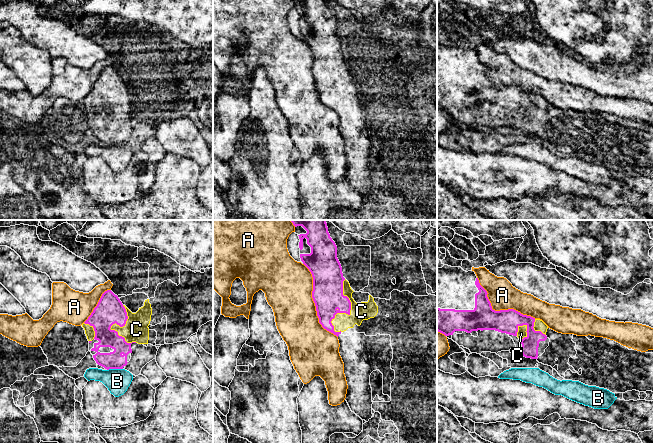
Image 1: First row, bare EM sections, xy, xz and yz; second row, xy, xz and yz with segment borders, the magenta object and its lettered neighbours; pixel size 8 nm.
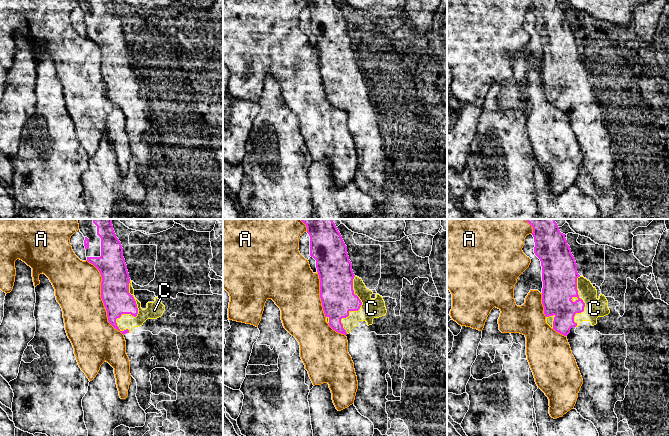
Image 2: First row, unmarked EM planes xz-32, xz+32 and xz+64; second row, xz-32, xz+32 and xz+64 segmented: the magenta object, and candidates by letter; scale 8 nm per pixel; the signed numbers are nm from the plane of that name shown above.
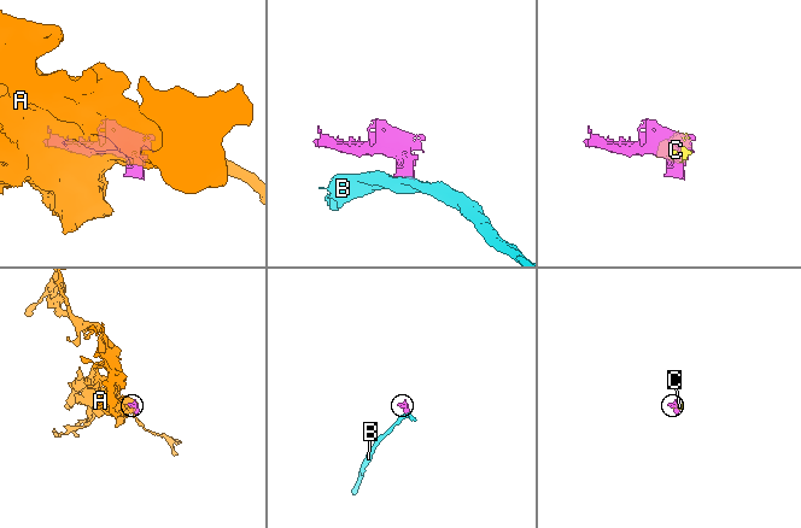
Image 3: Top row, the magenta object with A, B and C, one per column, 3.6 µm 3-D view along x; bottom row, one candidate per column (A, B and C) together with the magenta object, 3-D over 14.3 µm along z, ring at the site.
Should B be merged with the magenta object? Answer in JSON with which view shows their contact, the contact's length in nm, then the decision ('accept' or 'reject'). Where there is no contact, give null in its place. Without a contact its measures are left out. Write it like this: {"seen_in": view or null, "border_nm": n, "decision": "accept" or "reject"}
{"seen_in": "xy", "border_nm": 130, "decision": "reject"}

